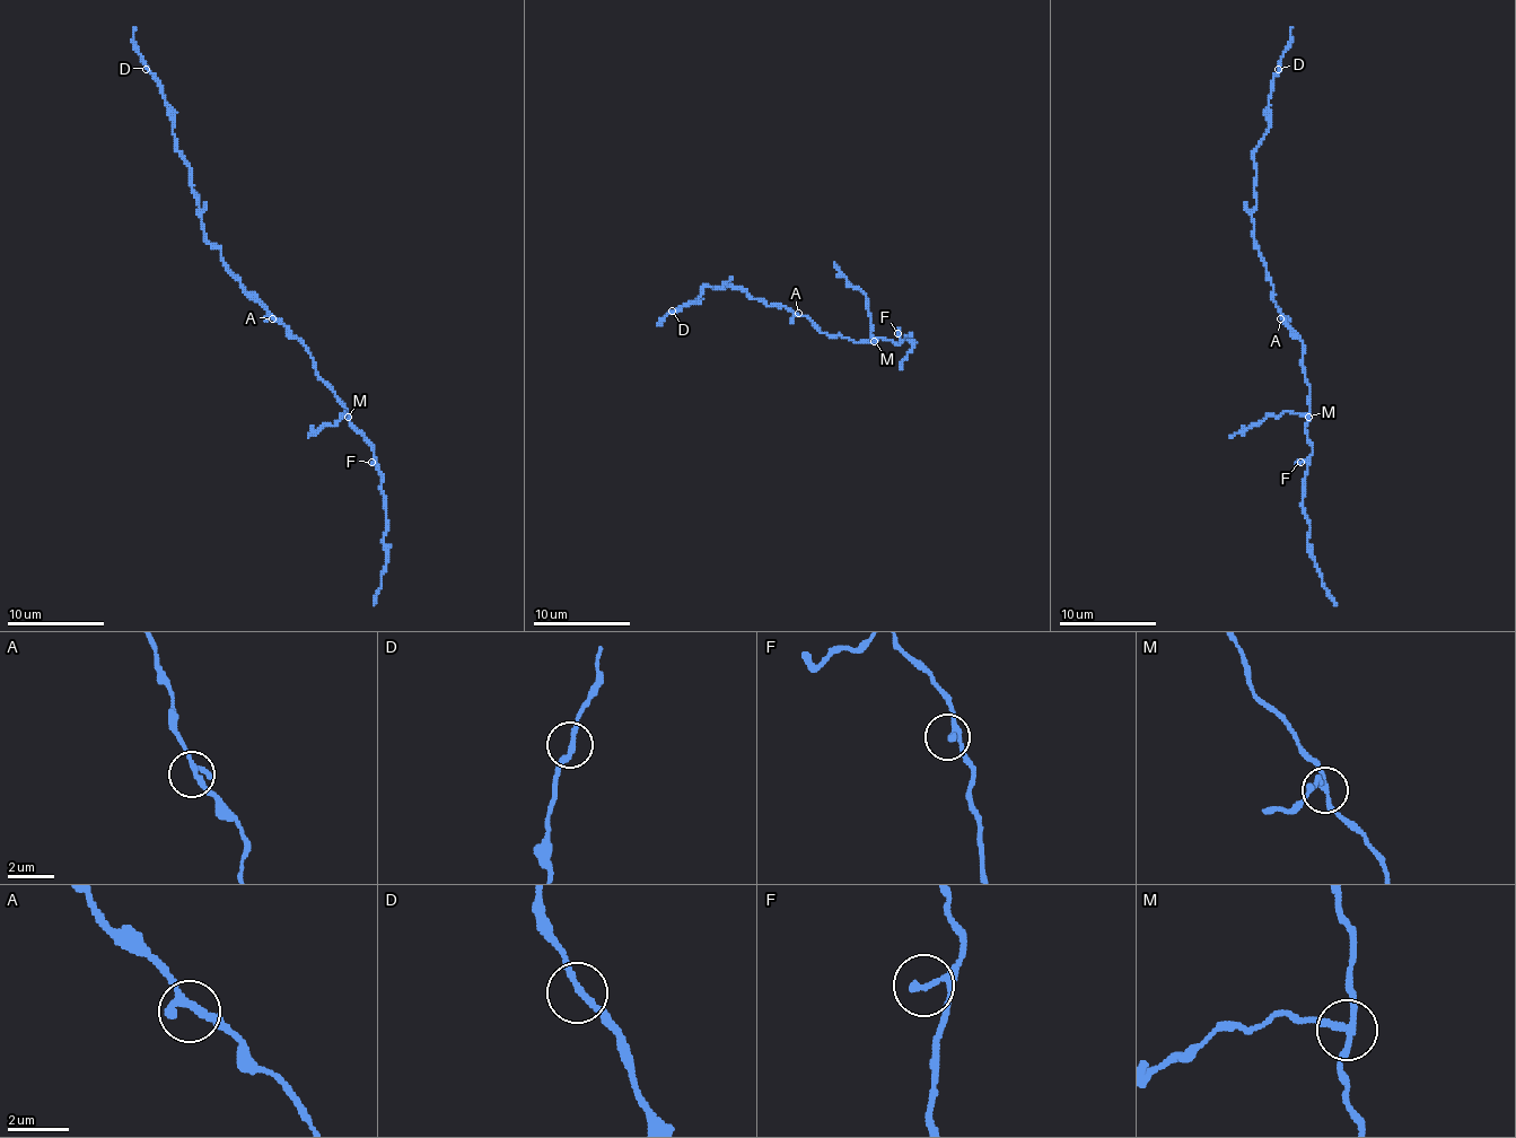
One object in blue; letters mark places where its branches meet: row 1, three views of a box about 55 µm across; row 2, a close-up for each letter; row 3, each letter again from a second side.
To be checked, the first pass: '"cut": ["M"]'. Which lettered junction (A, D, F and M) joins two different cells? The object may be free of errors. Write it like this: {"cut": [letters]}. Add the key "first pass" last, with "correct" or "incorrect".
{"cut": ["M"], "first pass": "correct"}

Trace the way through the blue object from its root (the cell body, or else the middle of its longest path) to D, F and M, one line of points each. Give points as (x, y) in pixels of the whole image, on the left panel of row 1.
D: (272, 316), (207, 238), (190, 164), (177, 149), (172, 132), (172, 107), (163, 95), (163, 86), (146, 69)
F: (272, 316), (306, 348), (315, 375), (335, 394), (347, 411), (349, 423), (371, 447), (371, 462)
M: (272, 316), (306, 348), (315, 375), (335, 394), (347, 416)

